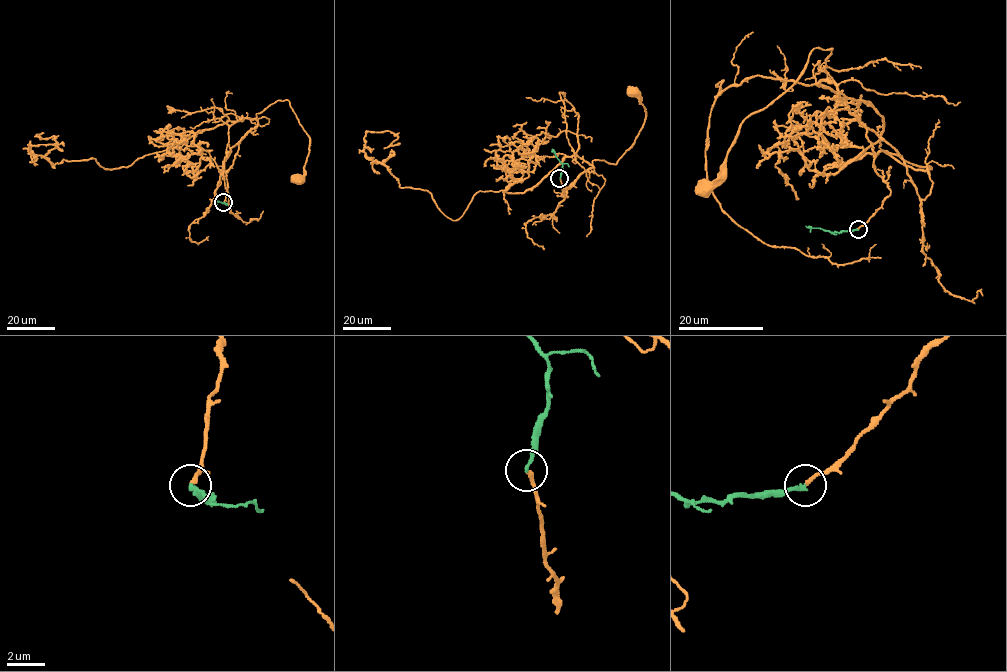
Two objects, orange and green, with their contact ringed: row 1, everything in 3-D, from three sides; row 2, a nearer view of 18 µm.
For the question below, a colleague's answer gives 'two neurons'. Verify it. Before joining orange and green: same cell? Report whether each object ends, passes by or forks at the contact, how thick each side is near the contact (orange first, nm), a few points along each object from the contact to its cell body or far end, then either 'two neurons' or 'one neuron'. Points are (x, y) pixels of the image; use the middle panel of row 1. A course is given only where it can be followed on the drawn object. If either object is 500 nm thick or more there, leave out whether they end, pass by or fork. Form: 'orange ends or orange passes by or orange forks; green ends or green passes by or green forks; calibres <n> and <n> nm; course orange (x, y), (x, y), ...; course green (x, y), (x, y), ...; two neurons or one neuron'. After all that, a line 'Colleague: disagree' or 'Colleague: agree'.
orange ends; green ends; calibres 190 and 180 nm; course orange (559, 179), (563, 197), (562, 192), (593, 168), (593, 160), (616, 163), (629, 148), (645, 117), (634, 91); course green (559, 179), (562, 164), (553, 151); one neuron
Colleague: disagree

